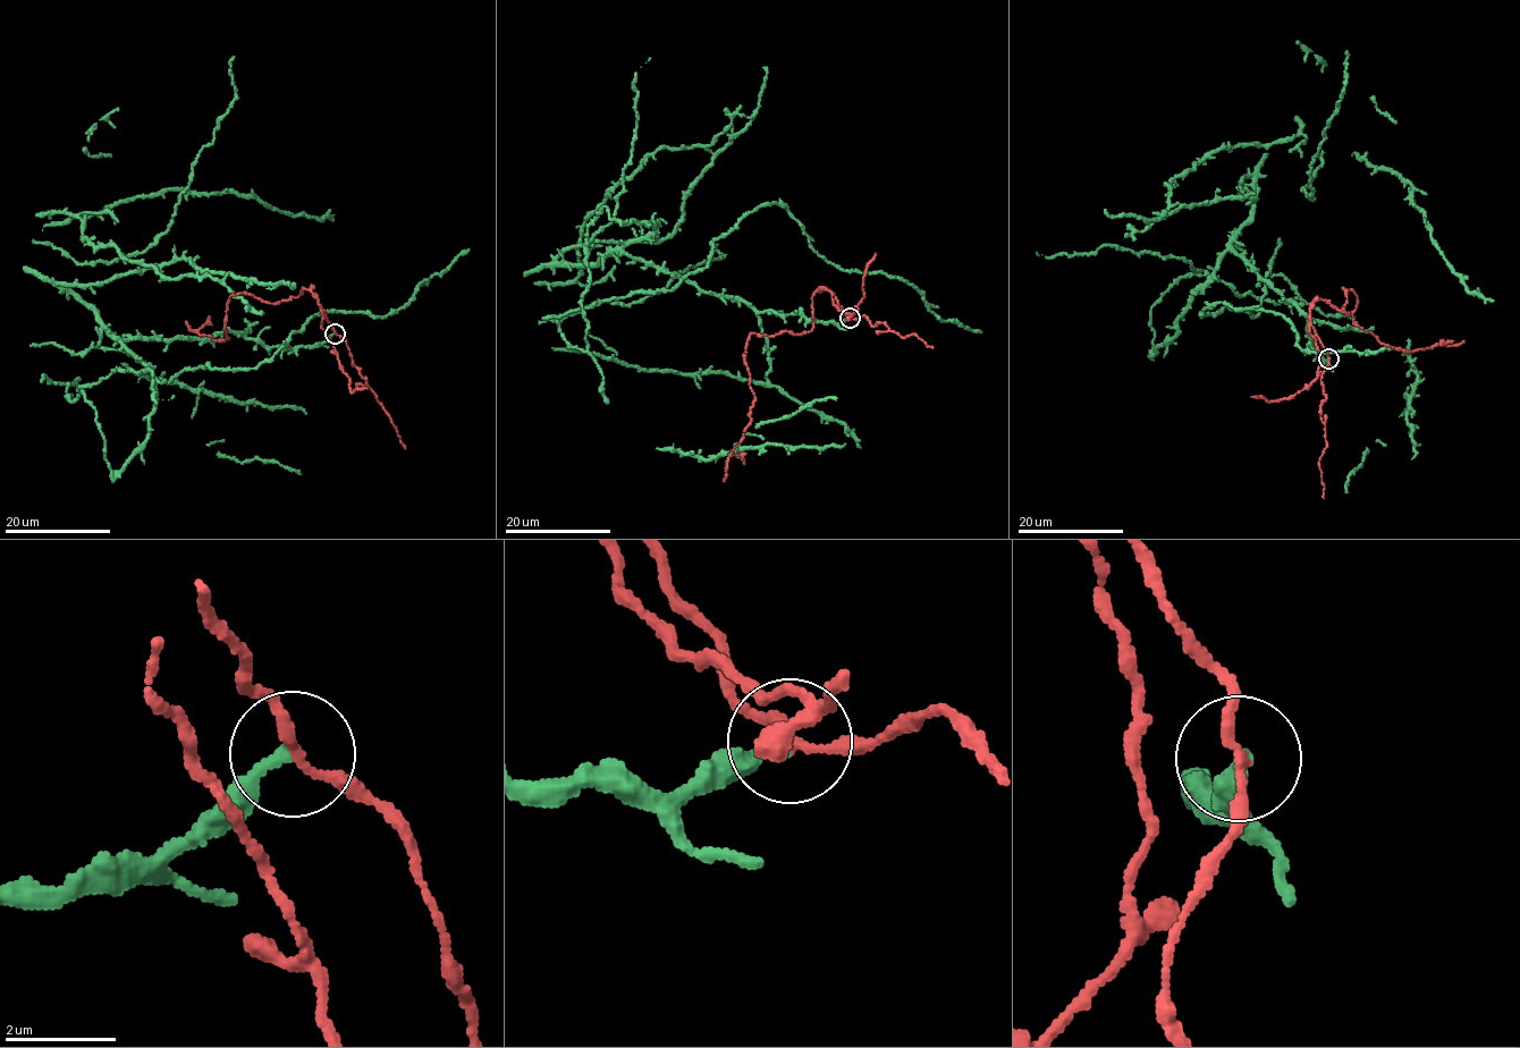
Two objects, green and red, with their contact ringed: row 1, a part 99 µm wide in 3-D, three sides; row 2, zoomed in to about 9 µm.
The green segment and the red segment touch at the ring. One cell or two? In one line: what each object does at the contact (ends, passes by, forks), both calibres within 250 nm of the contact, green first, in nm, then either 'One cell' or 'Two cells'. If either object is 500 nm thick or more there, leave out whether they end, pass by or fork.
At the ring green ends. At the ring red passes by. Thickness 220 nm (green) against 180 nm. Two cells

